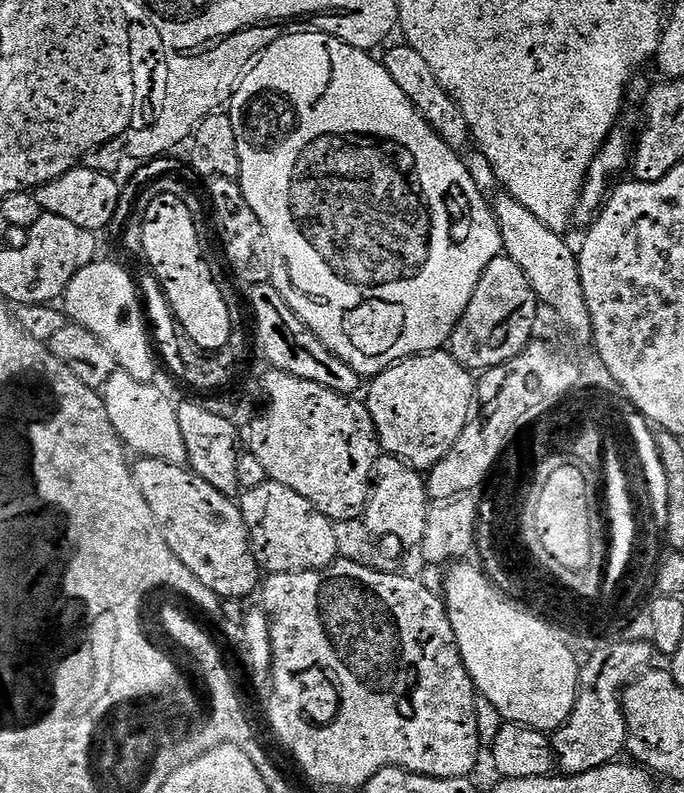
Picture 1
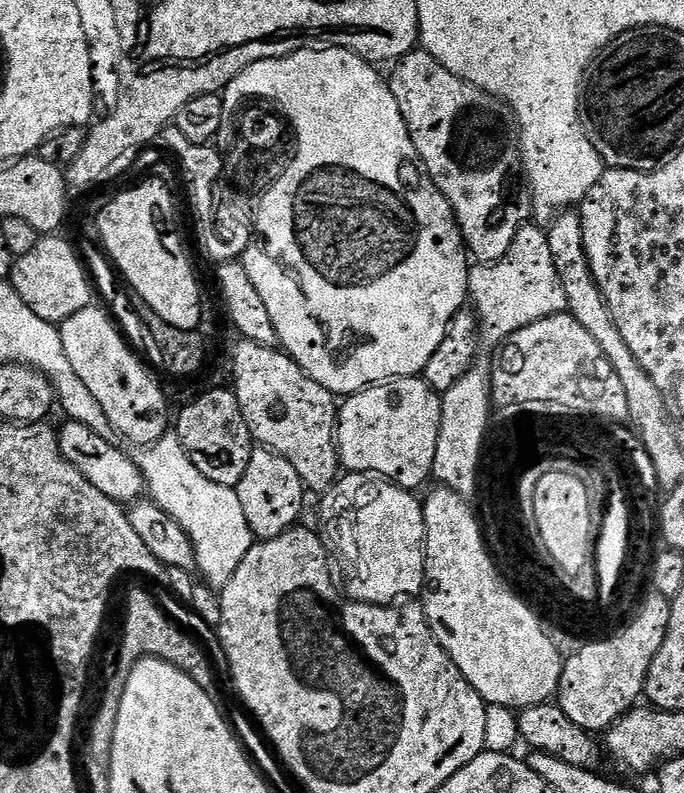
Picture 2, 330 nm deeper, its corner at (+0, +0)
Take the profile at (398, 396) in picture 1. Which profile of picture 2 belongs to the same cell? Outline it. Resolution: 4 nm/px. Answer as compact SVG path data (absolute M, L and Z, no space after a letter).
M403 376L397 380L386 380L382 384L374 384L367 388L363 388L361 392L355 392L353 396L347 397L347 399L339 405L338 419L336 421L336 455L340 457L341 465L343 465L348 472L363 472L365 474L371 474L376 478L390 480L393 484L398 485L400 488L416 490L419 489L419 484L426 483L432 476L432 467L436 461L438 434L440 433L441 426L442 396L441 393L436 392L435 389L427 383L427 381L420 376Z

